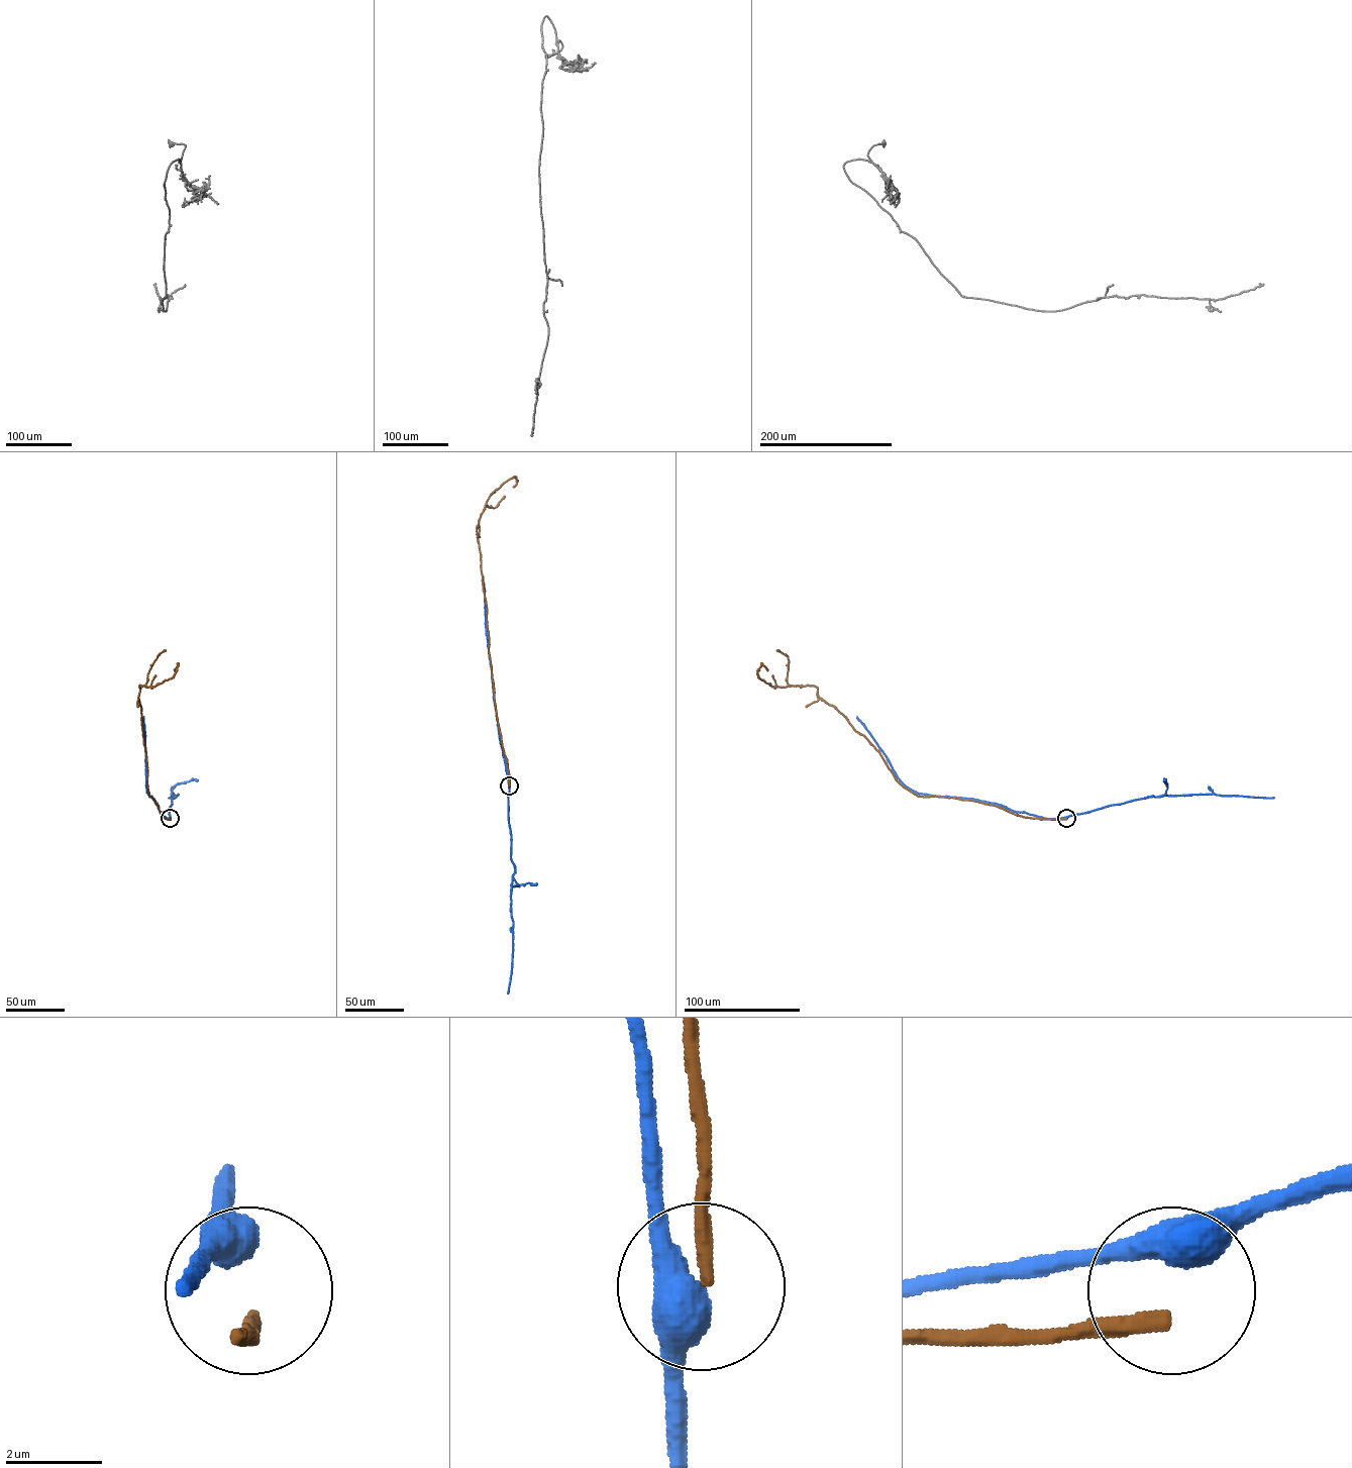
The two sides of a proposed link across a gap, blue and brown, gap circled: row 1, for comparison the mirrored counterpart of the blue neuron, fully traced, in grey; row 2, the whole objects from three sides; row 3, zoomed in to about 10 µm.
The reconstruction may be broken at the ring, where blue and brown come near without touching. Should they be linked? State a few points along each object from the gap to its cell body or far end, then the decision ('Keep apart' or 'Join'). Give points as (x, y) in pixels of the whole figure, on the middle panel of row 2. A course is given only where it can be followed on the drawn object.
Course of blue: (509, 785), (494, 702), (483, 575). Course of brown: (509, 785), (496, 714), (478, 538), (479, 520), (489, 496), (515, 477), (517, 481), (513, 487). Keep apart

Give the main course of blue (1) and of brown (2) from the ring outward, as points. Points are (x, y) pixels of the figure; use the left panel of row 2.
1: (170, 817), (167, 819), (160, 812), (146, 791), (143, 716)
2: (170, 819), (163, 817), (149, 797), (138, 697), (139, 686), (153, 687), (172, 678), (178, 664), (174, 670)

